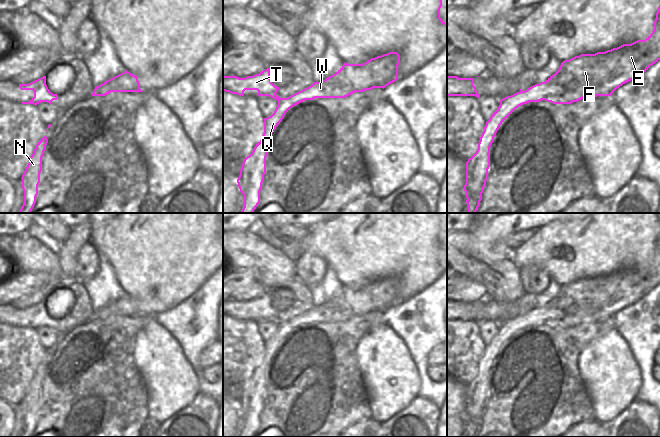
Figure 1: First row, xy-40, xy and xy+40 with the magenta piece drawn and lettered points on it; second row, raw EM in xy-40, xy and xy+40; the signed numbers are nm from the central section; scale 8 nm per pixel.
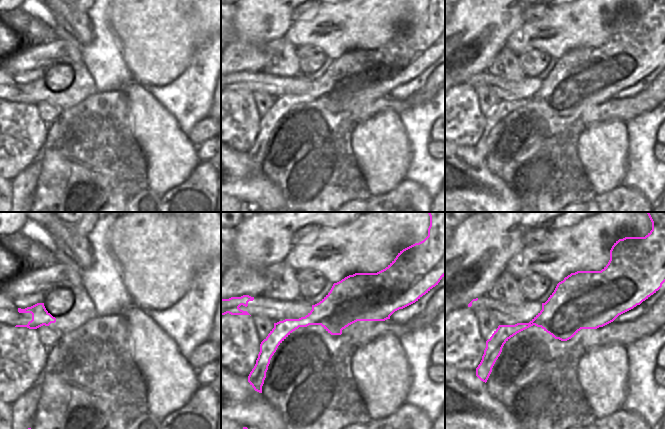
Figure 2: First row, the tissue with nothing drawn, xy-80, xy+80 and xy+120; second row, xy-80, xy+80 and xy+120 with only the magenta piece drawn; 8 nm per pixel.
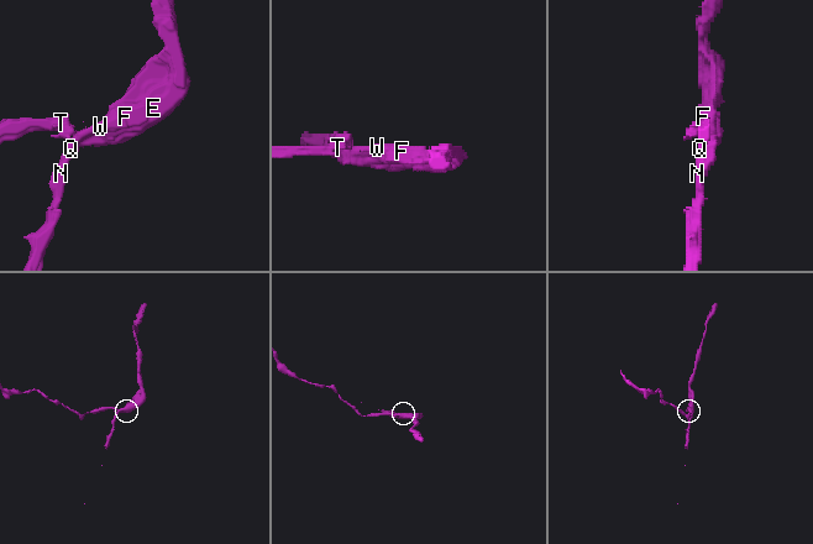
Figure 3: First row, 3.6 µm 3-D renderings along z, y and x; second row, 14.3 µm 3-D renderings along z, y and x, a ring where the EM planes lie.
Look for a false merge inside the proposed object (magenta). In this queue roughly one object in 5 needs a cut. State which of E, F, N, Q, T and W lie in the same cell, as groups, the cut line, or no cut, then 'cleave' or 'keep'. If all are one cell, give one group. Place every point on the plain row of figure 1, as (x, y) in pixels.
E F N Q W / T | xy (282, 322), (278, 324) | cleave

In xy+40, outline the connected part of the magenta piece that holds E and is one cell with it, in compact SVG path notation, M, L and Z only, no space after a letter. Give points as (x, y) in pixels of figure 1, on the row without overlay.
M660 229L654 245L654 253L645 264L623 268L617 272L595 278L581 278L561 287L558 295L545 306L535 308L525 315L517 316L500 324L498 333L486 346L478 367L476 377L466 386L467 437L476 437L482 417L488 403L490 391L490 371L500 349L521 329L545 324L553 328L571 328L583 322L612 320L612 317L623 308L637 302L660 284Z

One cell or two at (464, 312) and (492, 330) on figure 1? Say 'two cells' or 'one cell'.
two cells

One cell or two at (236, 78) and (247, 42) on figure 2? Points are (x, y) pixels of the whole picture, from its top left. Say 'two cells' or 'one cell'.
two cells

